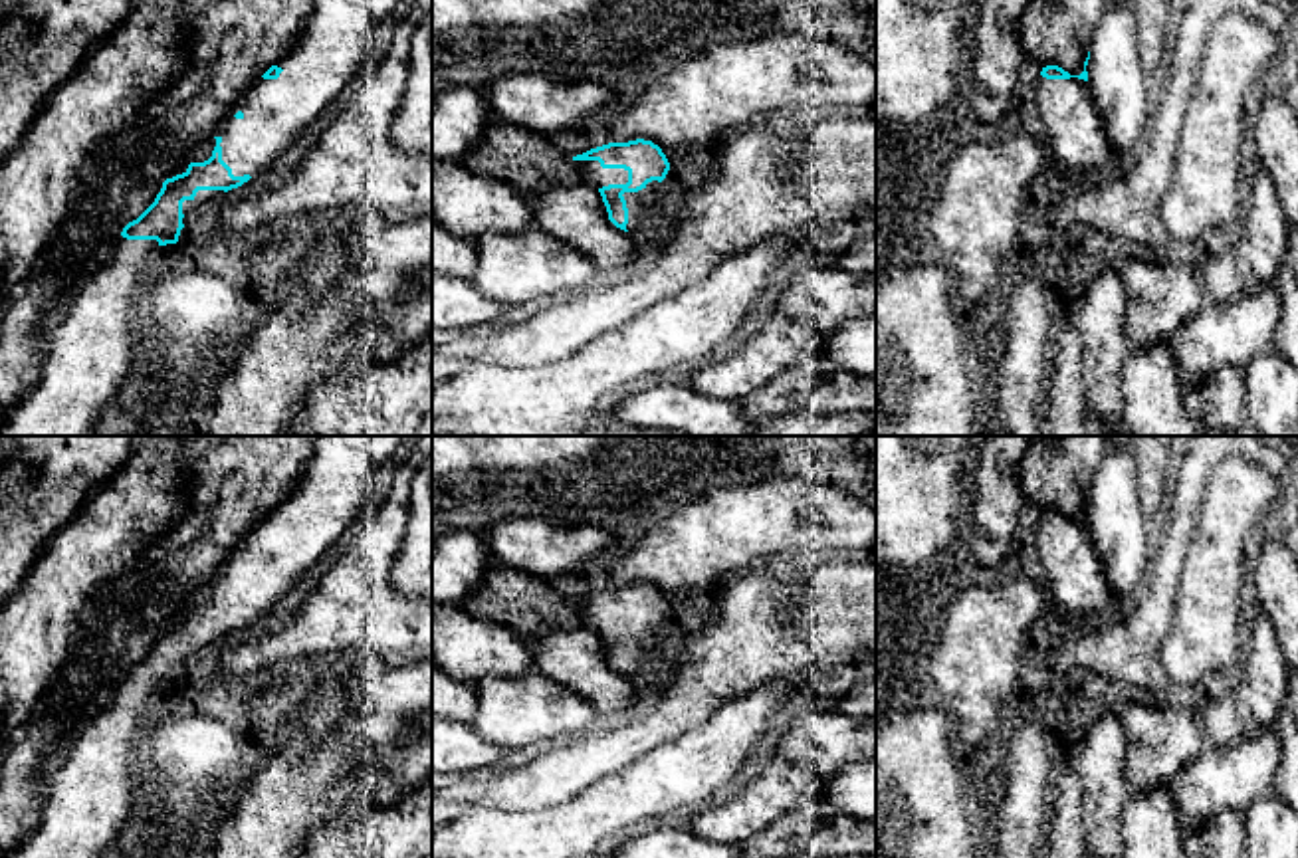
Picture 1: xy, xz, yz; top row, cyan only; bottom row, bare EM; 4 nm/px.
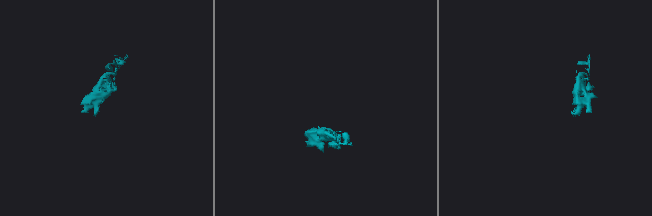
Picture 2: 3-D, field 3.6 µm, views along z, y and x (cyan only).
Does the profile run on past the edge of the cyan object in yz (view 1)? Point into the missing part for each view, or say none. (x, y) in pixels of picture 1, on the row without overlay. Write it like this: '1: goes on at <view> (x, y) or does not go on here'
1: goes on at yz (1075, 575)

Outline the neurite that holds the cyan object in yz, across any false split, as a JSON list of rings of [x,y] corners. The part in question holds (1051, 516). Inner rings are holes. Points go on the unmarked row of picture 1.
[[[1088,501],[1080,519],[1046,509],[1028,533],[1046,575],[1056,612],[1062,618],[1090,618],[1102,612],[1112,592],[1096,543],[1088,529]]]

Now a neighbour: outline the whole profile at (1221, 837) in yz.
[[[1223,810],[1199,826],[1183,828],[1189,858],[1244,858],[1243,814]]]

